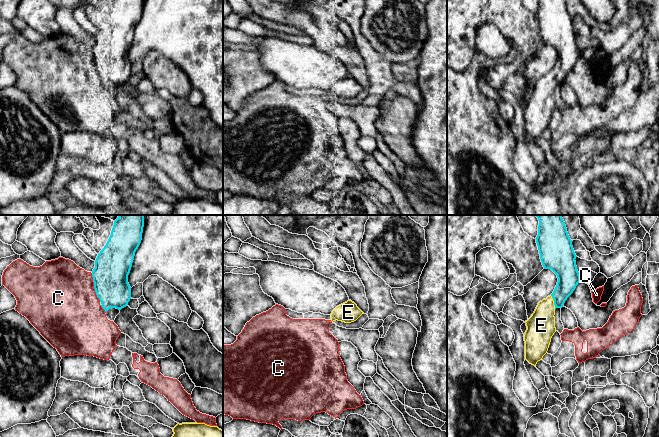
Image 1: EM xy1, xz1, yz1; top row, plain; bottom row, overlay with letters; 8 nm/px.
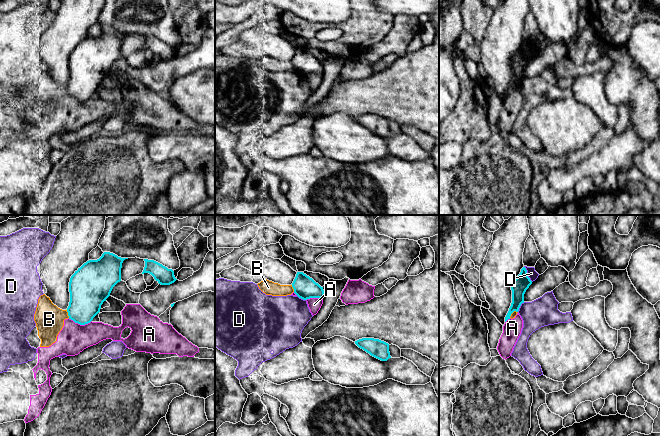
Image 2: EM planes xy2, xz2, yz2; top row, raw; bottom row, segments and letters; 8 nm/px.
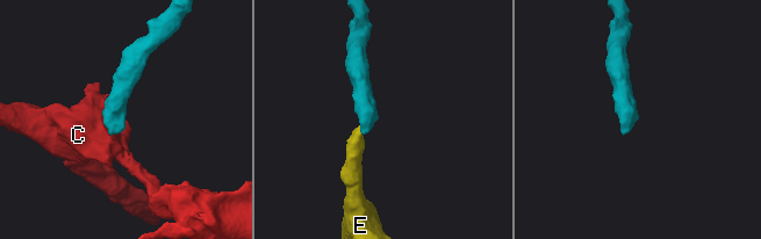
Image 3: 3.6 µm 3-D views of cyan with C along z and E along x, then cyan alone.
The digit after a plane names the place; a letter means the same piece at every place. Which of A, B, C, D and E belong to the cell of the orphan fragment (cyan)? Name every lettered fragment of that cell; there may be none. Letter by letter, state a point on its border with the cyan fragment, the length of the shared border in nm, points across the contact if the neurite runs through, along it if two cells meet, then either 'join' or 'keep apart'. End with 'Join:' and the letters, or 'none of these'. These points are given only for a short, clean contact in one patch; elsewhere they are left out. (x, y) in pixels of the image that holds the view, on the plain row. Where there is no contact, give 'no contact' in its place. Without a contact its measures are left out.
A: contact xy2 (80, 100); length 190 nm; border xy2 (68, 94), (80, 100), (87, 100), (91, 97); keep apart
B: contact xy2 (68, 90); length 70 nm; border xy2 (66, 86), (69, 93); keep apart
C: contact xy1 (94, 63); length 240 nm; keep apart
D: contact yz2 (526, 50); length 140 nm; keep apart
E: contact yz1 (554, 78); length 120 nm; join
Join: E

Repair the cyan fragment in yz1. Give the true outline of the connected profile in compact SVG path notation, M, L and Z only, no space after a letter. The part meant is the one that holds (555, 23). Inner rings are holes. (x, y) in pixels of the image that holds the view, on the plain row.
M539 0L536 19L544 45L551 45L557 51L558 58L553 69L540 77L532 92L525 97L527 102L524 110L525 135L535 143L537 138L542 136L543 132L547 129L551 114L556 108L555 85L563 83L567 74L581 57L575 37L577 32L565 0Z

